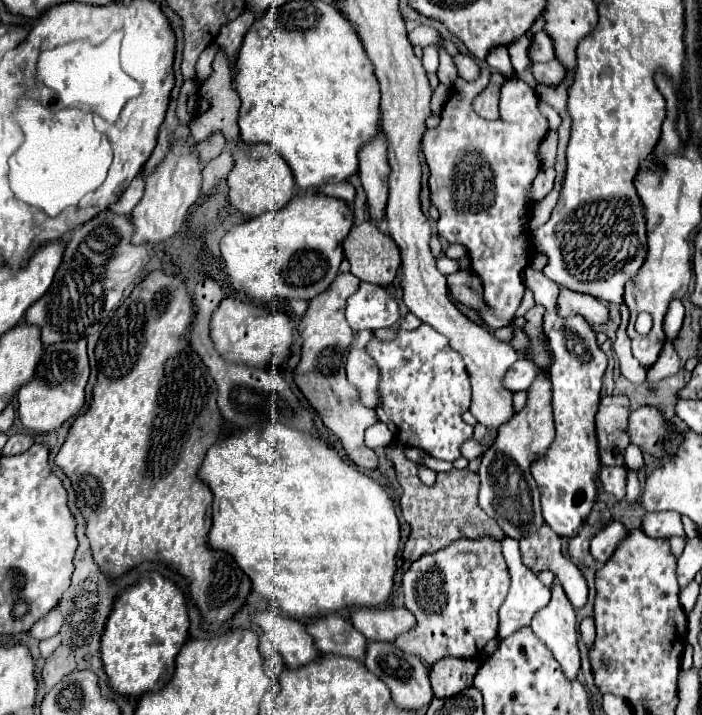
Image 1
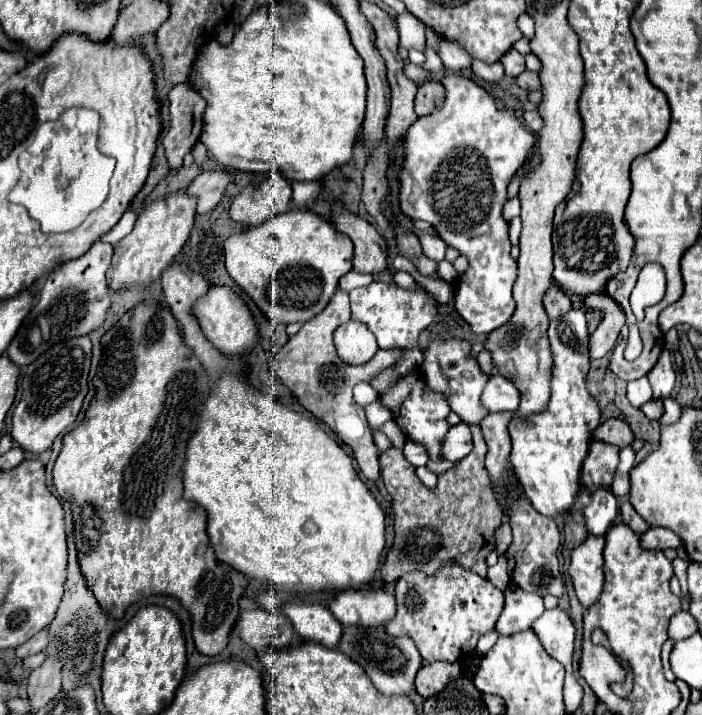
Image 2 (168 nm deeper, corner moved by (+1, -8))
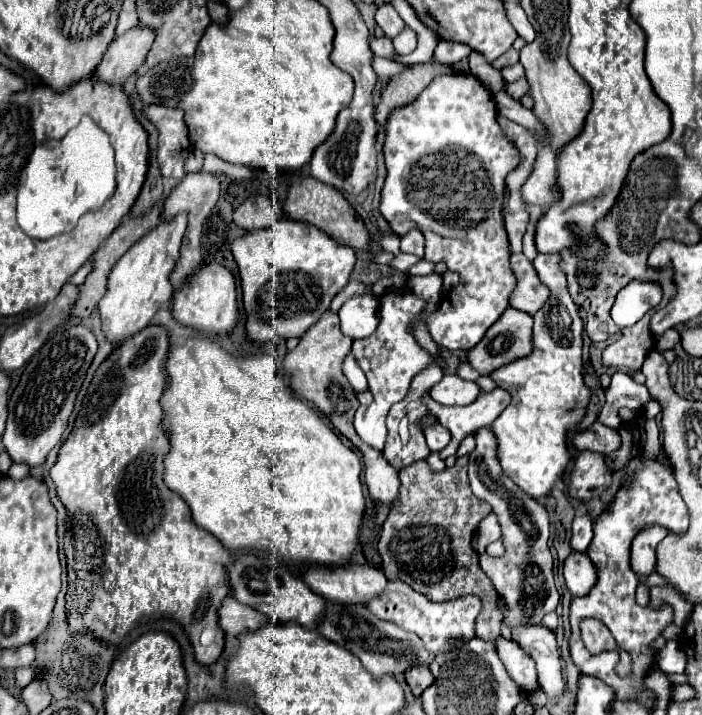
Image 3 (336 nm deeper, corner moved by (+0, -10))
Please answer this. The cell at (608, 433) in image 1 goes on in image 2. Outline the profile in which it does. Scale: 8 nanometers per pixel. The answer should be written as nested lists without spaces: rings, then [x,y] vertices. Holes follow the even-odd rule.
[[[591,442],[581,468],[581,482],[593,492],[599,486],[609,488],[619,464],[619,448],[605,442]]]

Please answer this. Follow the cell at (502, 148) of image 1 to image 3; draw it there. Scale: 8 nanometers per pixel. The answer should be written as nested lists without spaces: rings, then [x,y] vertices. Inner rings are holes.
[[[448,74],[434,78],[434,82],[430,82],[414,102],[396,108],[388,116],[384,156],[388,176],[382,190],[380,212],[392,232],[396,236],[404,236],[412,228],[420,230],[426,240],[424,258],[430,262],[444,262],[450,270],[460,270],[460,284],[446,292],[436,312],[424,318],[418,314],[410,322],[408,330],[414,334],[416,324],[422,320],[430,338],[440,348],[470,350],[508,308],[510,290],[514,290],[502,200],[506,176],[520,164],[520,152],[514,144],[510,144],[510,140],[504,138],[496,122],[496,102],[482,82],[472,74]]]

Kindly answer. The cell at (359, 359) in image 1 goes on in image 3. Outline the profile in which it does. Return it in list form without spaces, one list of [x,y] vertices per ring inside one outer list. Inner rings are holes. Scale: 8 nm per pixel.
[[[372,290],[348,298],[338,310],[342,332],[350,338],[366,338],[378,326],[378,296]]]

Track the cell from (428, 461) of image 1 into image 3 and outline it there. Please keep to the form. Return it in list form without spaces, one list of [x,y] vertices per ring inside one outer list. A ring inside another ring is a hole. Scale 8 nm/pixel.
[[[494,388],[488,394],[480,394],[478,400],[468,406],[442,406],[434,402],[428,394],[424,394],[424,402],[428,410],[432,410],[432,416],[436,416],[438,422],[446,426],[452,434],[448,448],[440,452],[440,456],[446,458],[450,454],[456,454],[460,442],[466,436],[476,434],[476,430],[480,428],[488,428],[510,404],[510,394],[502,388]]]

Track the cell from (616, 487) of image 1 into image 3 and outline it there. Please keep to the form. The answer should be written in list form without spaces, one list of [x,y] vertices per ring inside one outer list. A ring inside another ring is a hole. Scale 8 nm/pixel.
[[[576,516],[572,522],[572,538],[570,546],[574,552],[586,552],[592,542],[592,518],[590,516]]]

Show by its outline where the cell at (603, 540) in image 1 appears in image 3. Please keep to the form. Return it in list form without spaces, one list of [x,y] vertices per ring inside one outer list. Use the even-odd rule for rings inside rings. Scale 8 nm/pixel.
[[[572,552],[564,560],[564,578],[566,578],[566,588],[570,590],[572,596],[586,596],[596,580],[594,564],[586,554]]]

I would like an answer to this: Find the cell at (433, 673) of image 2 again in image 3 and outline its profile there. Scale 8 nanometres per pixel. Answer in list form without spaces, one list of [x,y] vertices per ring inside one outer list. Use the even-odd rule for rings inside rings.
[[[412,666],[404,672],[404,676],[406,676],[406,684],[410,686],[414,696],[420,696],[434,682],[434,676],[426,666]]]

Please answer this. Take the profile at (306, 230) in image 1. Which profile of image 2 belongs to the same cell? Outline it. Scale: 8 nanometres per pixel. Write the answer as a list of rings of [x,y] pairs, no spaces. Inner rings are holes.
[[[291,210],[225,240],[229,276],[279,324],[307,322],[331,300],[339,278],[351,270],[353,242],[315,212]]]

